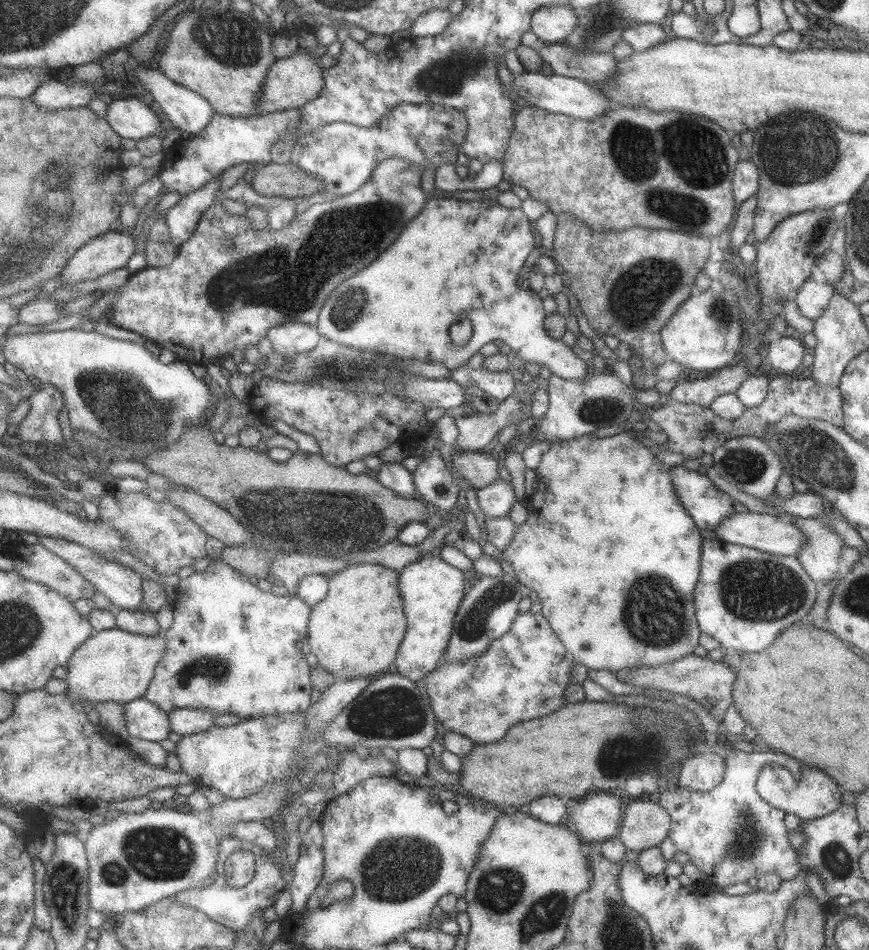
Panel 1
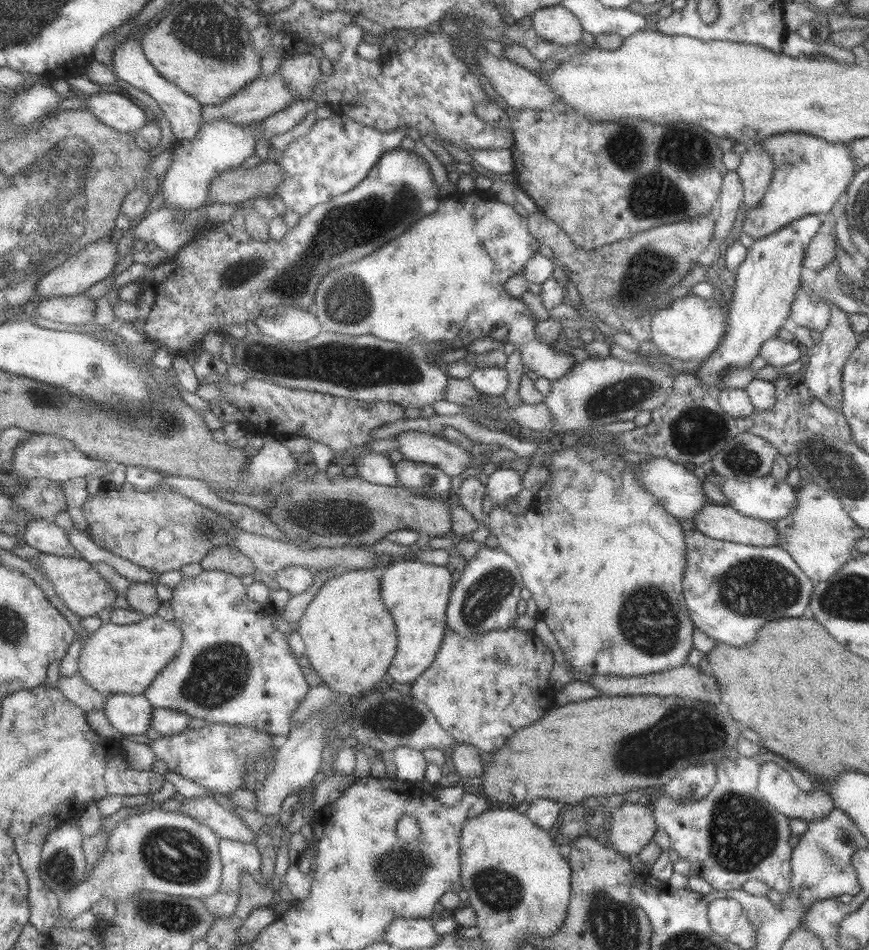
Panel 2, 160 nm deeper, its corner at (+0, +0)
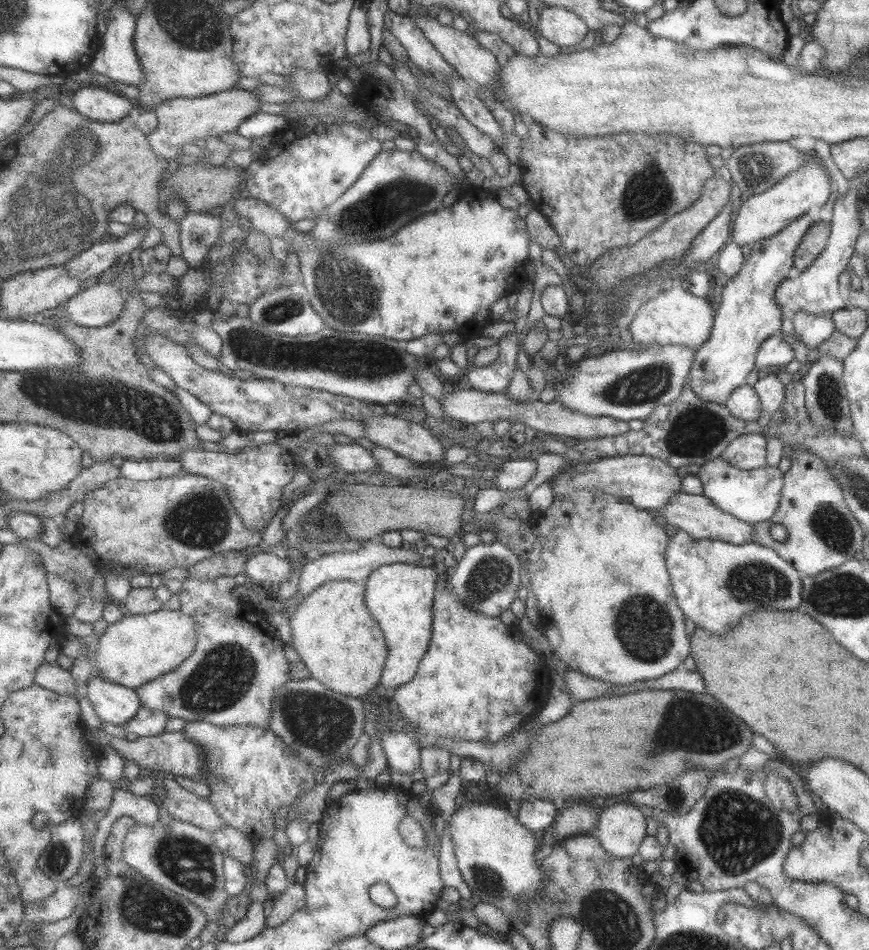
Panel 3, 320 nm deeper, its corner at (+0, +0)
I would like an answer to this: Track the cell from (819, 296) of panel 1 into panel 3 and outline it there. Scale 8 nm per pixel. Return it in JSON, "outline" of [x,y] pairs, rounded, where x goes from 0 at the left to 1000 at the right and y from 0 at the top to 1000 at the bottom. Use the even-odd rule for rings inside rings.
{"outline":[[[924,327],[909,333],[913,338],[914,355],[922,358],[929,366],[948,367],[948,360],[960,347],[955,331],[933,332]]]}

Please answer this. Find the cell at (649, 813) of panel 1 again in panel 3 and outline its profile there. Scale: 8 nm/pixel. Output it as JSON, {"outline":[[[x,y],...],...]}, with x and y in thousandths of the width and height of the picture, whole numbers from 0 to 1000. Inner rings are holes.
{"outline":[[[705,843],[704,847],[693,852],[682,877],[703,901],[726,902],[745,879],[742,862],[734,848]]]}

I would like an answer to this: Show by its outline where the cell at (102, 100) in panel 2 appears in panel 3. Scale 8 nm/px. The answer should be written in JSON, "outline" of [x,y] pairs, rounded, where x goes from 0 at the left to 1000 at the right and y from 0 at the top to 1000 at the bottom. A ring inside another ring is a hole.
{"outline":[[[87,91],[84,113],[107,128],[132,128],[151,120],[155,105],[114,92]]]}

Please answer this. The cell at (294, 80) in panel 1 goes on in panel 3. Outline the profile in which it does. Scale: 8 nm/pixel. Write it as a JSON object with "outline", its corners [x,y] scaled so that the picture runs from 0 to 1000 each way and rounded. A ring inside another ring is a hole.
{"outline":[[[270,93],[227,103],[192,104],[177,115],[183,123],[183,133],[171,143],[174,154],[185,166],[191,166],[201,174],[203,166],[207,164],[206,156],[211,156],[213,152],[232,152],[242,143],[272,138],[281,126],[296,118],[298,108],[301,108],[301,105],[291,95]]]}

